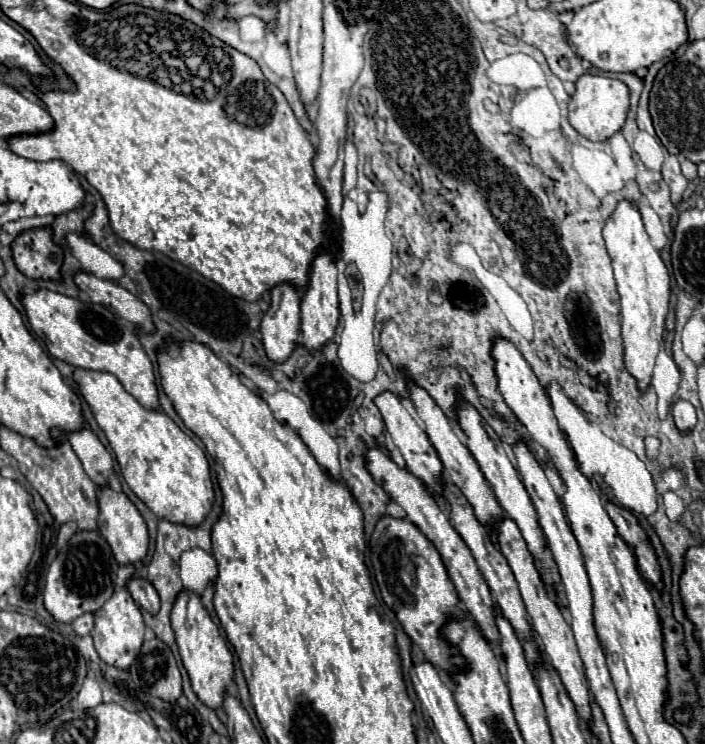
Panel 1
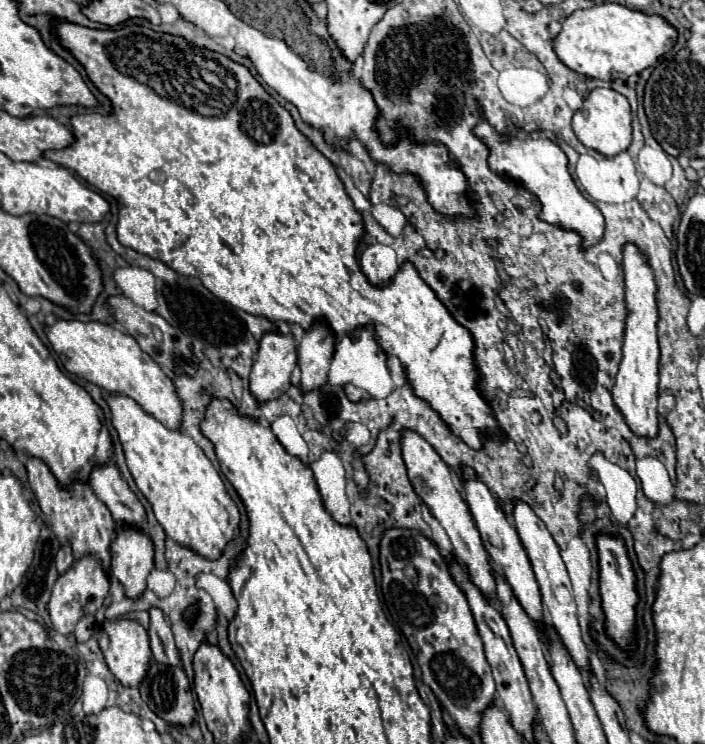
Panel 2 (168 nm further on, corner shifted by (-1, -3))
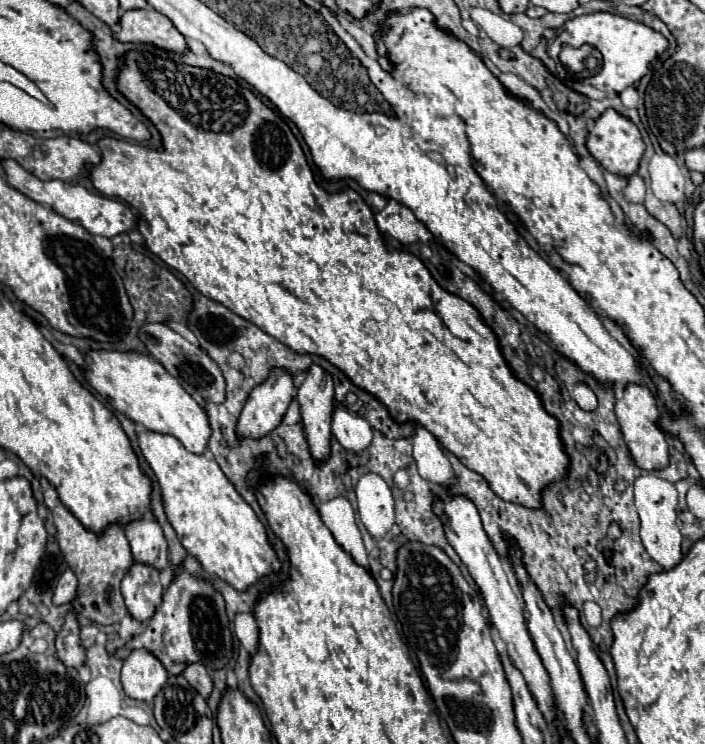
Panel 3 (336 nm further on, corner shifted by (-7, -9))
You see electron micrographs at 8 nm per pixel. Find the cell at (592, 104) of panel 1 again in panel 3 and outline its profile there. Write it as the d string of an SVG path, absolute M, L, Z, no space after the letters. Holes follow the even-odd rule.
M606 109L594 123L594 127L588 133L586 139L586 147L592 153L592 157L604 165L604 169L608 169L610 173L628 177L638 169L640 157L644 153L644 141L642 135L638 131L638 127L624 115L620 115L616 109Z

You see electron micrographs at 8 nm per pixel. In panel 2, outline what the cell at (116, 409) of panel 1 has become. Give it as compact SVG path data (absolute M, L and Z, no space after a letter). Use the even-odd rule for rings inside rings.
M108 395L112 423L124 447L128 469L152 503L158 523L178 545L214 561L220 559L228 541L240 535L240 511L224 487L222 477L204 451L182 431L170 431L160 421L124 395Z

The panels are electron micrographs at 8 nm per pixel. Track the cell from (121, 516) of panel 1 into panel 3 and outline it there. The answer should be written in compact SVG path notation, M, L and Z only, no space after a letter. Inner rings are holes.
M134 561L122 579L122 595L128 613L140 623L148 621L162 603L162 593L164 589L158 581L158 571L152 565Z

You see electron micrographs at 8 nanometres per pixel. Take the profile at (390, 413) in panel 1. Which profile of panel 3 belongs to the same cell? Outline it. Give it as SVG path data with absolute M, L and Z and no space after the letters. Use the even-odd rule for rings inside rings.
M450 495L450 497L438 497L432 503L432 511L444 521L444 531L446 531L446 539L448 543L454 547L454 551L458 553L460 561L468 567L474 583L478 585L482 597L484 597L484 605L488 607L490 619L496 625L496 629L500 631L502 641L508 647L508 655L512 657L514 665L522 671L534 699L538 701L540 711L544 713L546 721L550 723L554 719L554 701L552 701L552 689L550 689L550 679L548 673L540 661L540 655L536 653L536 647L530 639L526 621L524 621L524 611L522 605L516 597L516 593L512 591L506 571L504 571L504 563L500 561L498 553L494 551L486 531L482 529L482 521L480 515L474 507L474 503L470 499L466 499L466 495Z

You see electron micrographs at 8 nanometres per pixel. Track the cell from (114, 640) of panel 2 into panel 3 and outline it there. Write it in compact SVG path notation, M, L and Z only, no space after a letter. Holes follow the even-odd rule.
M132 649L122 665L122 685L130 699L152 703L168 679L160 659L146 649Z

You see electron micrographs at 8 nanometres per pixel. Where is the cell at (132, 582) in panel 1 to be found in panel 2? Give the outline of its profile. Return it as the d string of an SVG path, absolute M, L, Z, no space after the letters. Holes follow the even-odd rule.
M150 609L150 647L154 653L156 663L164 663L170 667L182 665L180 651L174 643L174 635L170 631L170 625L164 619L164 613L160 609Z

